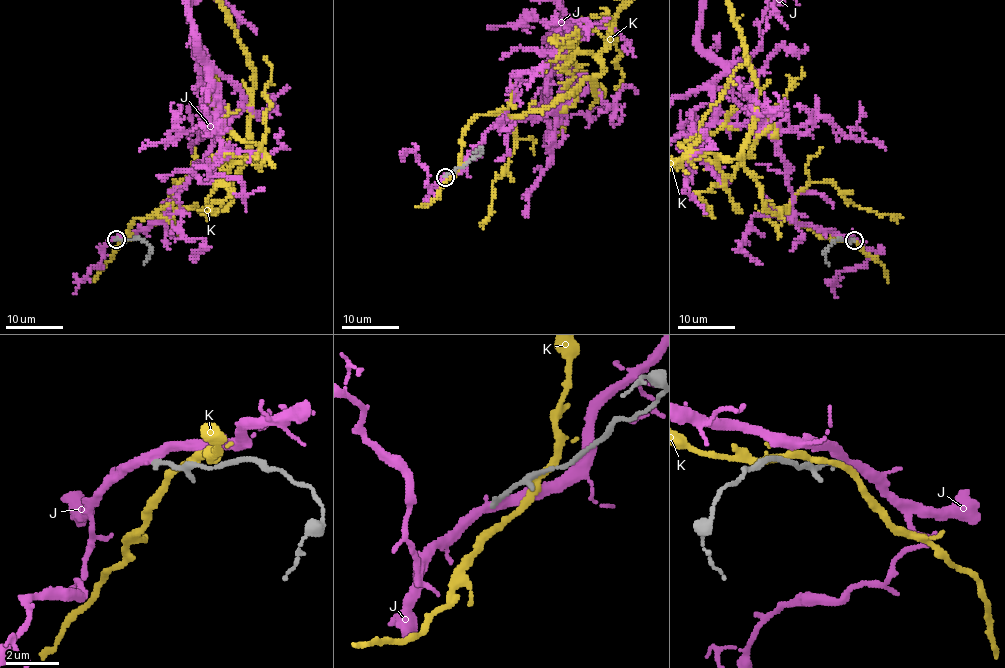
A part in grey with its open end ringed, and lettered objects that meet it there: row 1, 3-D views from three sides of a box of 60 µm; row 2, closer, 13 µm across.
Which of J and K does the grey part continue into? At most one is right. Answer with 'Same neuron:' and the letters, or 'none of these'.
Same neuron: none of these

